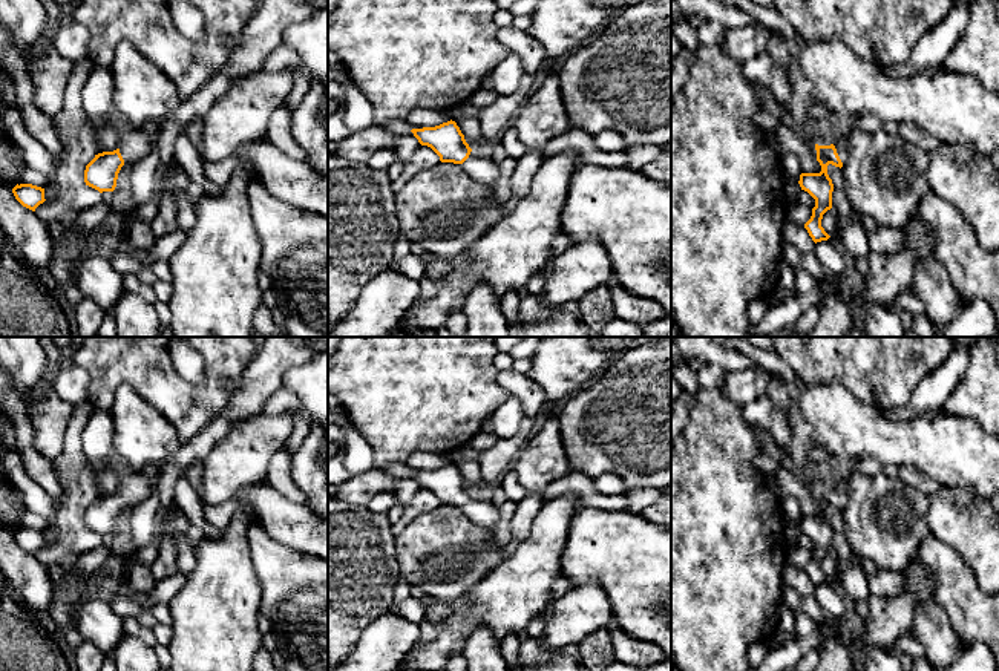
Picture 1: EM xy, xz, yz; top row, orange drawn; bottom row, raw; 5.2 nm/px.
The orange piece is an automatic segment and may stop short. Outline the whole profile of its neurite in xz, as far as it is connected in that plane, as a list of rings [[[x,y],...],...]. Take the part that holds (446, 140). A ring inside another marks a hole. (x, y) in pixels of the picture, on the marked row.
[[[447,121],[435,127],[412,129],[421,146],[431,147],[441,162],[460,164],[472,179],[496,187],[500,179],[498,165],[489,158],[486,150],[472,150],[455,121]]]

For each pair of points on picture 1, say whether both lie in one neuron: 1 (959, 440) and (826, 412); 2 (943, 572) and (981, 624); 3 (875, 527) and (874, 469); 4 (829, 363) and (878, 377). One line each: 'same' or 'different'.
1: same
2: same
3: different
4: same

